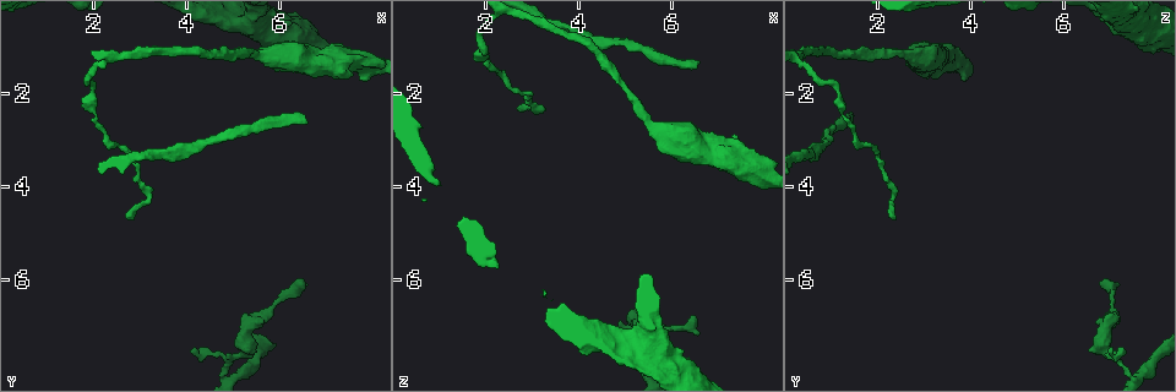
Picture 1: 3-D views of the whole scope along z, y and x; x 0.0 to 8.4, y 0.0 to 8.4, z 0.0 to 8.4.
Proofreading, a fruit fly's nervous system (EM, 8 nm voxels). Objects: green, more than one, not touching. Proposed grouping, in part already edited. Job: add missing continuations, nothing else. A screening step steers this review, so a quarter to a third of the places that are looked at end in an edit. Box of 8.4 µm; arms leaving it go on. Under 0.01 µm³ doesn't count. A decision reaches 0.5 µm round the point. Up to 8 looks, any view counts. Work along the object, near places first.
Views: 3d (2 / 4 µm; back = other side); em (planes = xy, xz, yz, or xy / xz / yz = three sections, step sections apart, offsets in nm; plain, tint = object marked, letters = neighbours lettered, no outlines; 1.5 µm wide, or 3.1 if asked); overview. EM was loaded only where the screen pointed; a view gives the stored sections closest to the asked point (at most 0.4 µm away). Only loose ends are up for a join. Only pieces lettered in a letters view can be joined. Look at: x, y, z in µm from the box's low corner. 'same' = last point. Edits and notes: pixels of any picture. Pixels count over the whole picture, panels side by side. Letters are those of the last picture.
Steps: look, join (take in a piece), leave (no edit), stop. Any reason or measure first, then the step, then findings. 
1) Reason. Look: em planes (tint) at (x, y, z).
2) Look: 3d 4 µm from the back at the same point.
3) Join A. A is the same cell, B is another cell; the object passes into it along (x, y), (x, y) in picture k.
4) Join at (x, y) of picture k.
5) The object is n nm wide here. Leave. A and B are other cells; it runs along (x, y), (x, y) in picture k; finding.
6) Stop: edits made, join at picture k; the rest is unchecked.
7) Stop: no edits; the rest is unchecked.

Tapers out. Look: 3d 2 µm at (2.75, 4.70, 2.35).

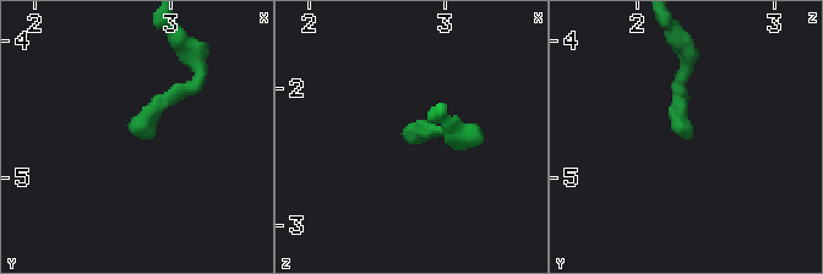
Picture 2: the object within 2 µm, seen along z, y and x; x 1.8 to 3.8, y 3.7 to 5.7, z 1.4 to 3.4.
Shape alone is not enough. Look: em xz step 4 (letters) at (2.70, 4.66, 2.32).

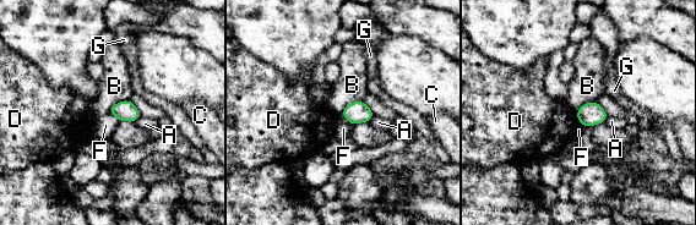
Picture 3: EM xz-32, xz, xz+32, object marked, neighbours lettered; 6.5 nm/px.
Look: em planes (letters) at the same point.

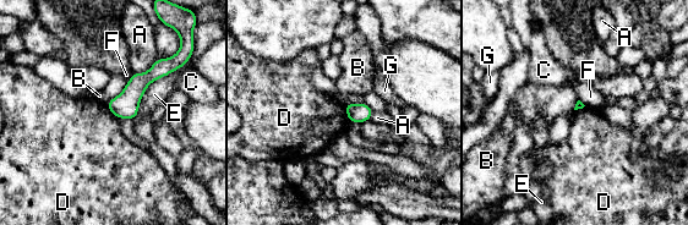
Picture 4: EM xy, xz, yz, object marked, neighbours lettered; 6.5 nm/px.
The longest contact is with E, 420 nm. Leave. A, B, C, D, E, F and G are other cells; it runs along (169, 69), (110, 105) in picture 4; no lettered piece goes on from it.

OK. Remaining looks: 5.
Long arm stops here. Look: em xy step 8 (tint) at (6.55, 2.45, 1.40).

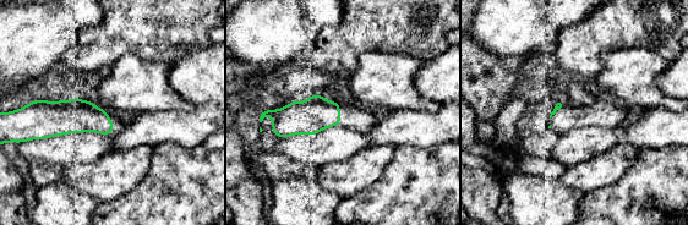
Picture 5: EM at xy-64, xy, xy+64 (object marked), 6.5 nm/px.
Another direction. Look: em yz step 4 (letters) at the same point.

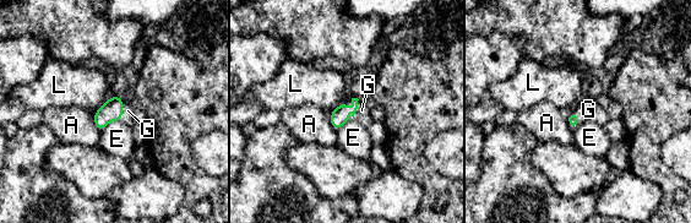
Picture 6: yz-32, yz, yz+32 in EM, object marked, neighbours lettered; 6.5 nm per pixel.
Join G. G is the same cell, A, E and L are other cells; the object passes into it along (354, 101), (355, 110), (362, 115) in picture 6; the neuron continues.

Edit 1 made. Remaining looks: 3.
Stop: edits made, join at picture 6; the rest is unchecked.

